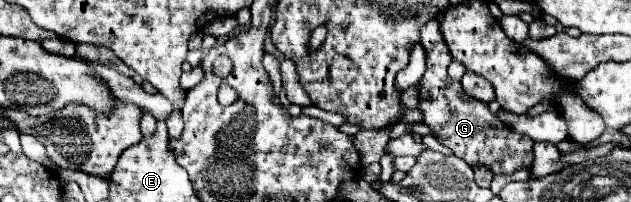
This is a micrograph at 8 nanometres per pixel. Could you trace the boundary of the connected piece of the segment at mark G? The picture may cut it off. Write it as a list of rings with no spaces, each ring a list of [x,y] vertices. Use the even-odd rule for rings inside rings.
[[[433,18],[429,24],[421,28],[421,44],[427,52],[427,72],[423,76],[421,84],[421,102],[419,108],[423,110],[425,124],[433,128],[437,140],[451,148],[457,158],[463,158],[469,166],[481,164],[487,166],[493,174],[511,174],[519,168],[529,168],[533,162],[533,140],[529,136],[513,132],[509,126],[505,126],[485,102],[467,98],[461,82],[455,82],[447,74],[447,66],[451,64],[453,56],[441,40],[439,20]]]

